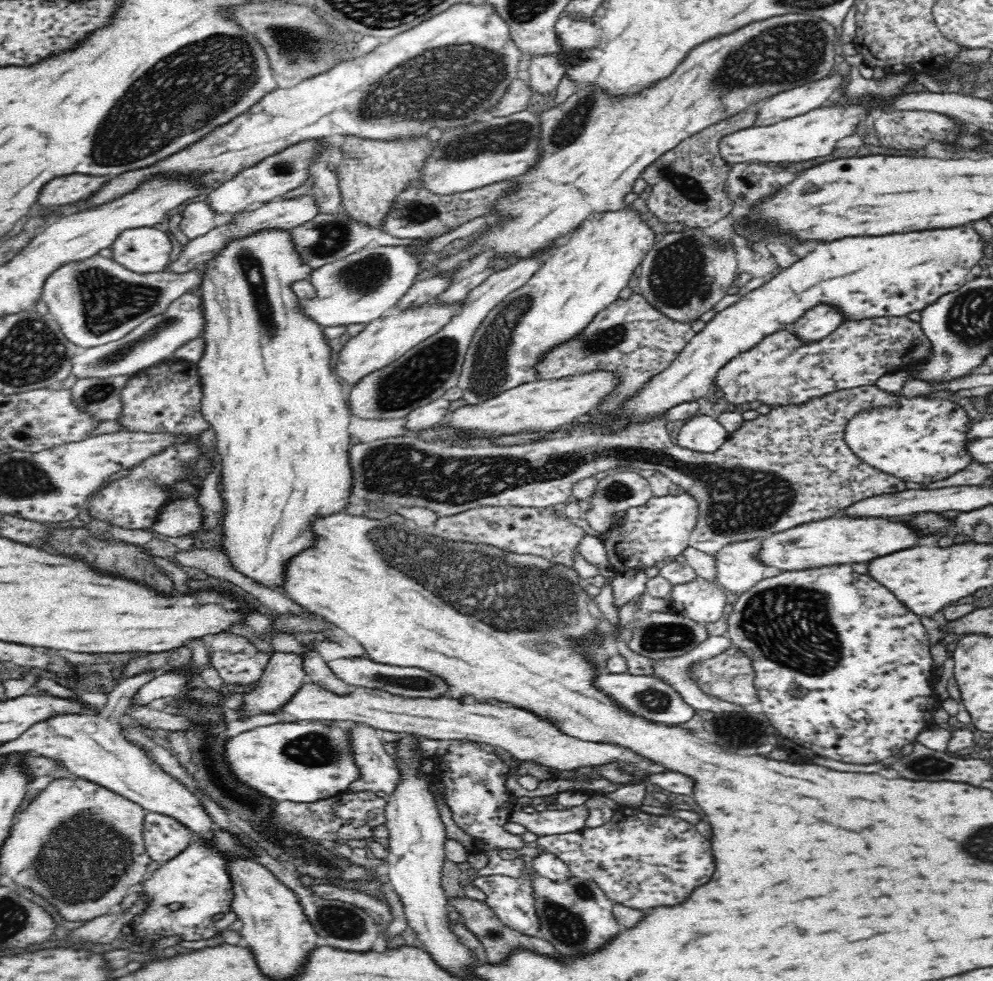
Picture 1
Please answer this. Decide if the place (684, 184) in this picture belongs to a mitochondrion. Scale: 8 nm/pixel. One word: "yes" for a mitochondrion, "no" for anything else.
yes

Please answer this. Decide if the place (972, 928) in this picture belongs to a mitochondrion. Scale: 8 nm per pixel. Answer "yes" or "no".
no

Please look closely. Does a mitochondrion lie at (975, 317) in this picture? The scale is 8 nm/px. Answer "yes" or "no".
yes

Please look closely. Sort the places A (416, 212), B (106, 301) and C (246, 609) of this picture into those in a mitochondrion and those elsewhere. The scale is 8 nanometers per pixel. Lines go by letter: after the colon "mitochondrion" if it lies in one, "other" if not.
A: mitochondrion
B: mitochondrion
C: other

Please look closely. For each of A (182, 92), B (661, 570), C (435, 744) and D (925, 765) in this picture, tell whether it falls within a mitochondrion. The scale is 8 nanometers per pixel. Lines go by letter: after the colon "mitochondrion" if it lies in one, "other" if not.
A: mitochondrion
B: other
C: other
D: mitochondrion

